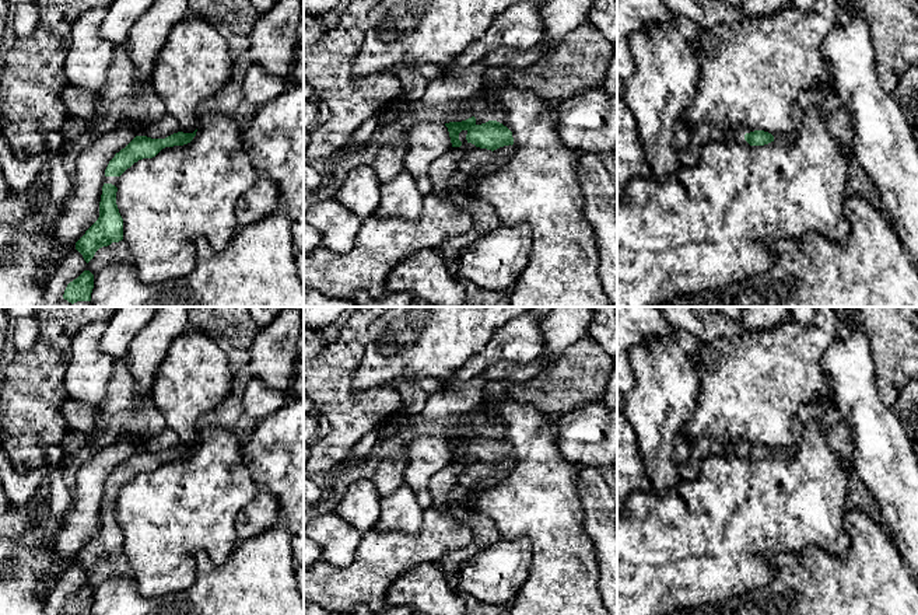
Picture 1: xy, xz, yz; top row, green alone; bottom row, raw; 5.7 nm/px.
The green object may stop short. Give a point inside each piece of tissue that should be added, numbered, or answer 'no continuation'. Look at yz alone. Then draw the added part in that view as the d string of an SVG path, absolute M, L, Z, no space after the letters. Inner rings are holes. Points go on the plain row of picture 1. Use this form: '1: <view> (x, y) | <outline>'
no continuation

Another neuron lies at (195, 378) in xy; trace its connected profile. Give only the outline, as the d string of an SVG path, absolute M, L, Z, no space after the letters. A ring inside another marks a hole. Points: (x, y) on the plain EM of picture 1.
M188 328L174 339L158 368L151 399L164 415L167 427L179 436L181 445L197 443L200 426L228 399L232 377L228 356L213 336Z

